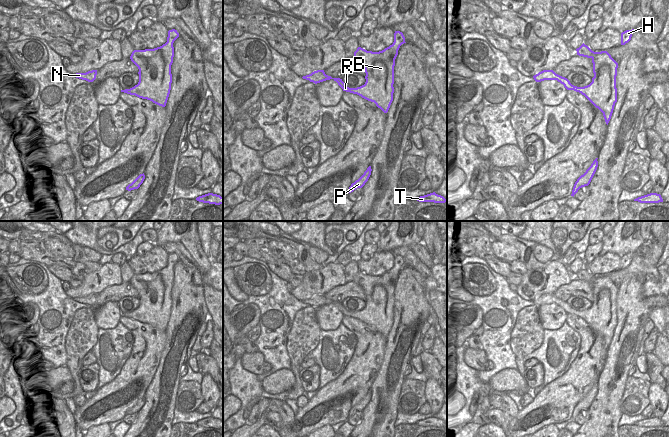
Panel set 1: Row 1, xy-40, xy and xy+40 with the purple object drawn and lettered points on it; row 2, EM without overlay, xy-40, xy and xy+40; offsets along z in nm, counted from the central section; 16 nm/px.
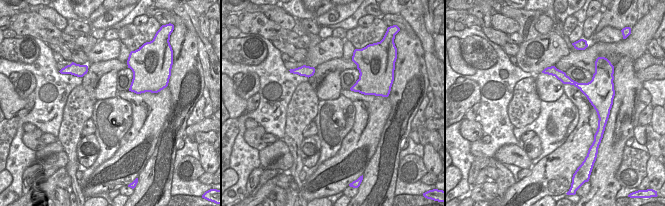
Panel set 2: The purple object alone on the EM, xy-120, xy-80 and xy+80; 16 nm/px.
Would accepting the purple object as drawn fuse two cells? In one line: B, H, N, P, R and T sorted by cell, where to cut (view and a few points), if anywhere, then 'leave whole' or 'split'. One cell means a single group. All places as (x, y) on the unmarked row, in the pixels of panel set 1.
B H N P R T | no cut | leave whole

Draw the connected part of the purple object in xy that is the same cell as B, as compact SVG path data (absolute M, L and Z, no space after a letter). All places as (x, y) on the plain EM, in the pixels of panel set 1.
M395 255L393 268L382 275L372 276L358 271L353 281L363 288L366 297L366 306L360 311L349 312L342 303L332 302L326 299L324 294L314 295L302 302L315 308L333 303L343 315L374 326L378 332L387 337L393 325L395 283L400 270L404 267L406 266L403 257Z

